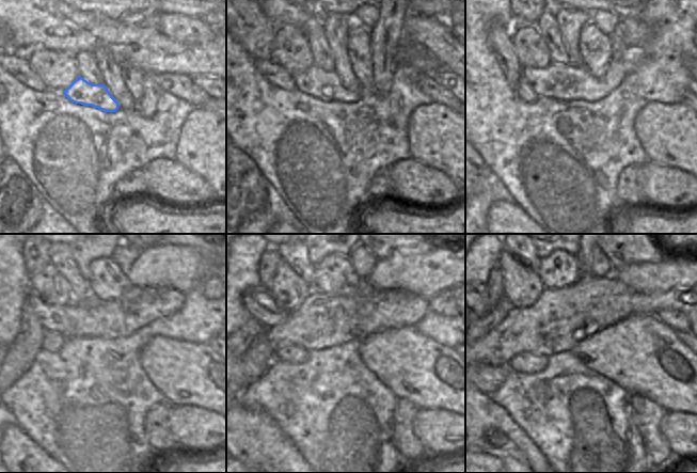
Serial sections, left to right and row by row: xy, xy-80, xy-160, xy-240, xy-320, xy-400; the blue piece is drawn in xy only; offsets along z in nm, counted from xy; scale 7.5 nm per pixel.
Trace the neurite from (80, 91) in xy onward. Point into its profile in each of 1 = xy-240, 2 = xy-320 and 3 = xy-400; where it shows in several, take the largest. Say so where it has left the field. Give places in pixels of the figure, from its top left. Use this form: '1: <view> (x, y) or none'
1: xy-240 (73, 320)
2: xy-320 (258, 301)
3: xy-400 (487, 309)

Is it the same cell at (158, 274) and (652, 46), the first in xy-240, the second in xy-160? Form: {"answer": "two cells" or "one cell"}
{"answer": "two cells"}

